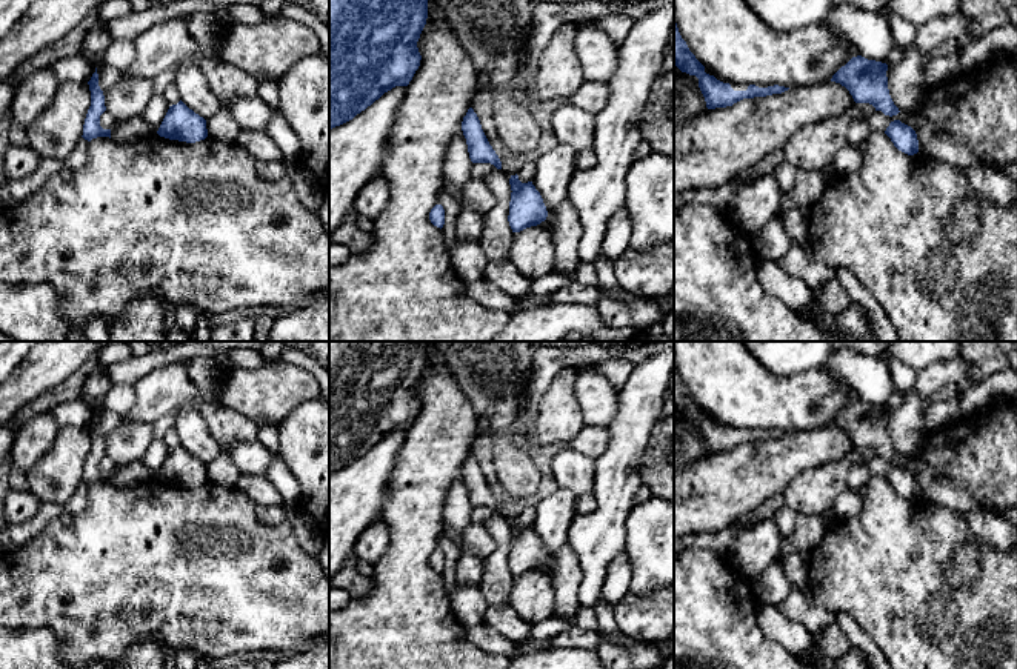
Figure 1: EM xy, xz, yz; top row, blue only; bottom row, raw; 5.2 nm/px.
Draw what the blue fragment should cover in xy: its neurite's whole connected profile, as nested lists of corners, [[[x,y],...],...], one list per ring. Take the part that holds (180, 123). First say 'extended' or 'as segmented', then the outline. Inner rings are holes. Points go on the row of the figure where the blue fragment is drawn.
as segmented; [[[180,100],[169,106],[157,134],[169,140],[195,143],[208,137],[206,120]]]

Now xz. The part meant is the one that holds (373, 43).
as segmented; [[[329,0],[329,129],[352,120],[385,92],[408,86],[420,66],[417,48],[428,0]]]

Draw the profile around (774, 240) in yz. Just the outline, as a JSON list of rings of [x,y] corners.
[[[774,217],[759,234],[759,257],[779,261],[792,246],[782,217]]]

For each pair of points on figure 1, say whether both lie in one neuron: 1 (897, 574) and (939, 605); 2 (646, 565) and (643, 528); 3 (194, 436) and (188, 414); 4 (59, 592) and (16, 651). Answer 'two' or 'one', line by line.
1: one
2: one
3: one
4: two

